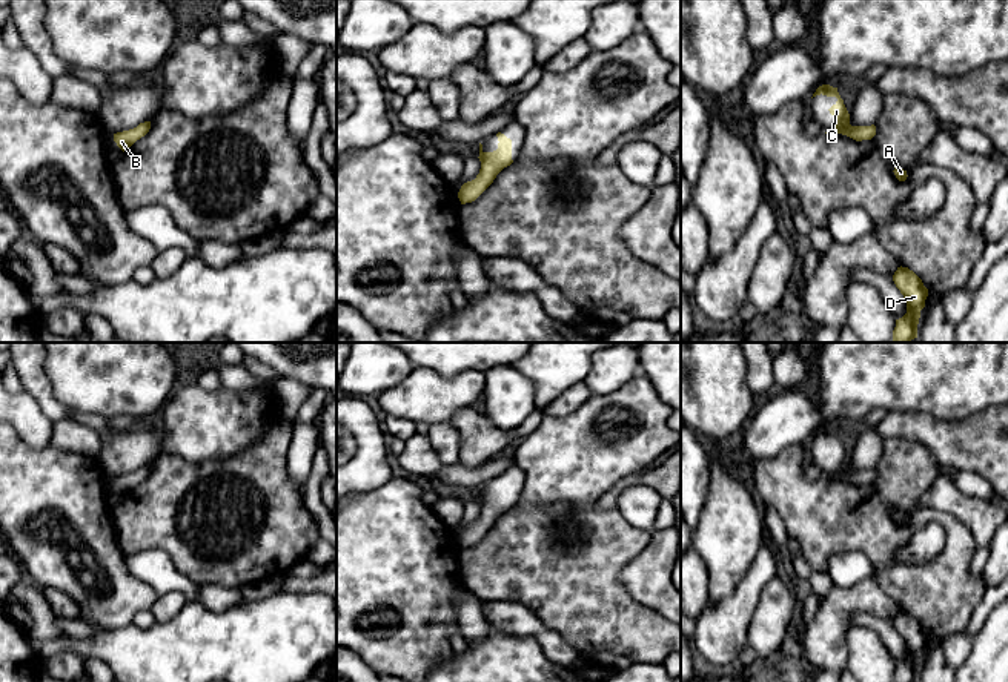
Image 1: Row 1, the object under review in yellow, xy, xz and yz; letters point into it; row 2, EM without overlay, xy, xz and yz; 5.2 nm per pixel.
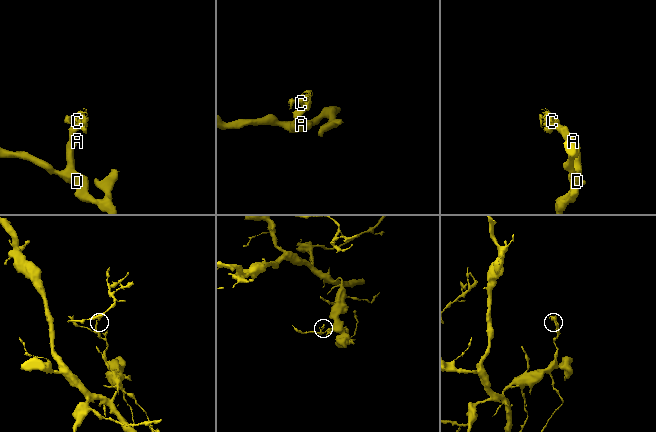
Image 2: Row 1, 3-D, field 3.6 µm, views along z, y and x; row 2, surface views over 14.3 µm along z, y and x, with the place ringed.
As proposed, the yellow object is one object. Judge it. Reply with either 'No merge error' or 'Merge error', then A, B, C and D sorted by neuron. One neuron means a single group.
No merge error. Groups: A B C D

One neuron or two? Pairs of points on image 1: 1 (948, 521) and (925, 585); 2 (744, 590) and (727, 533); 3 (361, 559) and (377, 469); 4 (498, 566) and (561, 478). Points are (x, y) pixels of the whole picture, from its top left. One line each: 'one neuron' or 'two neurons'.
1: one neuron
2: two neurons
3: two neurons
4: two neurons

